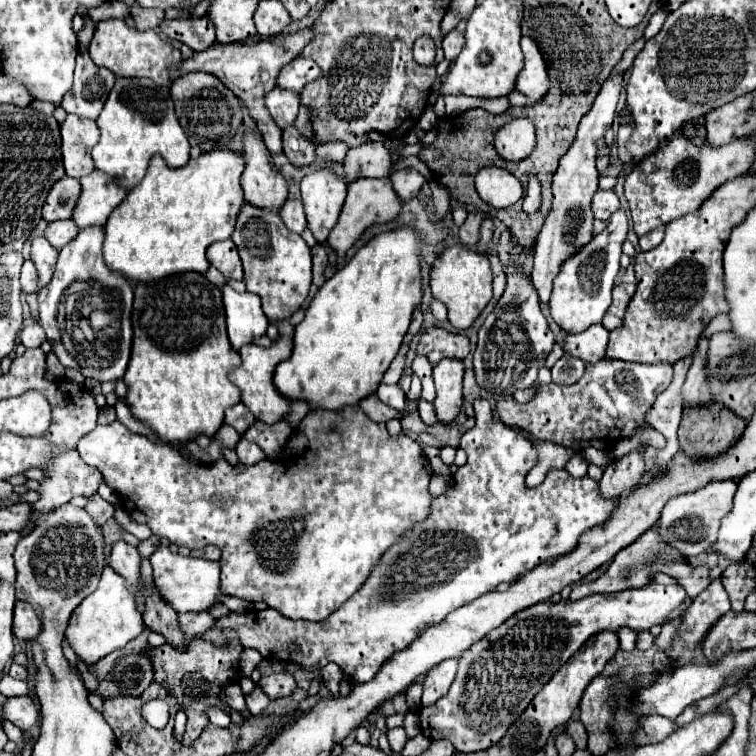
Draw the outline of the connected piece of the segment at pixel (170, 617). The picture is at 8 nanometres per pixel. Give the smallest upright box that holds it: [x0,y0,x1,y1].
[144,589,190,649]

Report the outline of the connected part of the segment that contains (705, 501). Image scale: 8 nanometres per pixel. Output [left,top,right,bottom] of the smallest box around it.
[656,479,738,557]

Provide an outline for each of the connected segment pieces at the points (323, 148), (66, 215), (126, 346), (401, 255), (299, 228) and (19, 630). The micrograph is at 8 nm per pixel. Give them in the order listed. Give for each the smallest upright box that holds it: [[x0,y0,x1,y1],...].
[[316,143,348,163],[42,175,82,223],[38,229,134,383],[274,227,422,411],[280,199,306,233],[12,601,40,641]]

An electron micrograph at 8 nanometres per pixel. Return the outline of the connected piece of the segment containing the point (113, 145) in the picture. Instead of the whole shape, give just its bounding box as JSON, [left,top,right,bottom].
[92,79,190,189]

